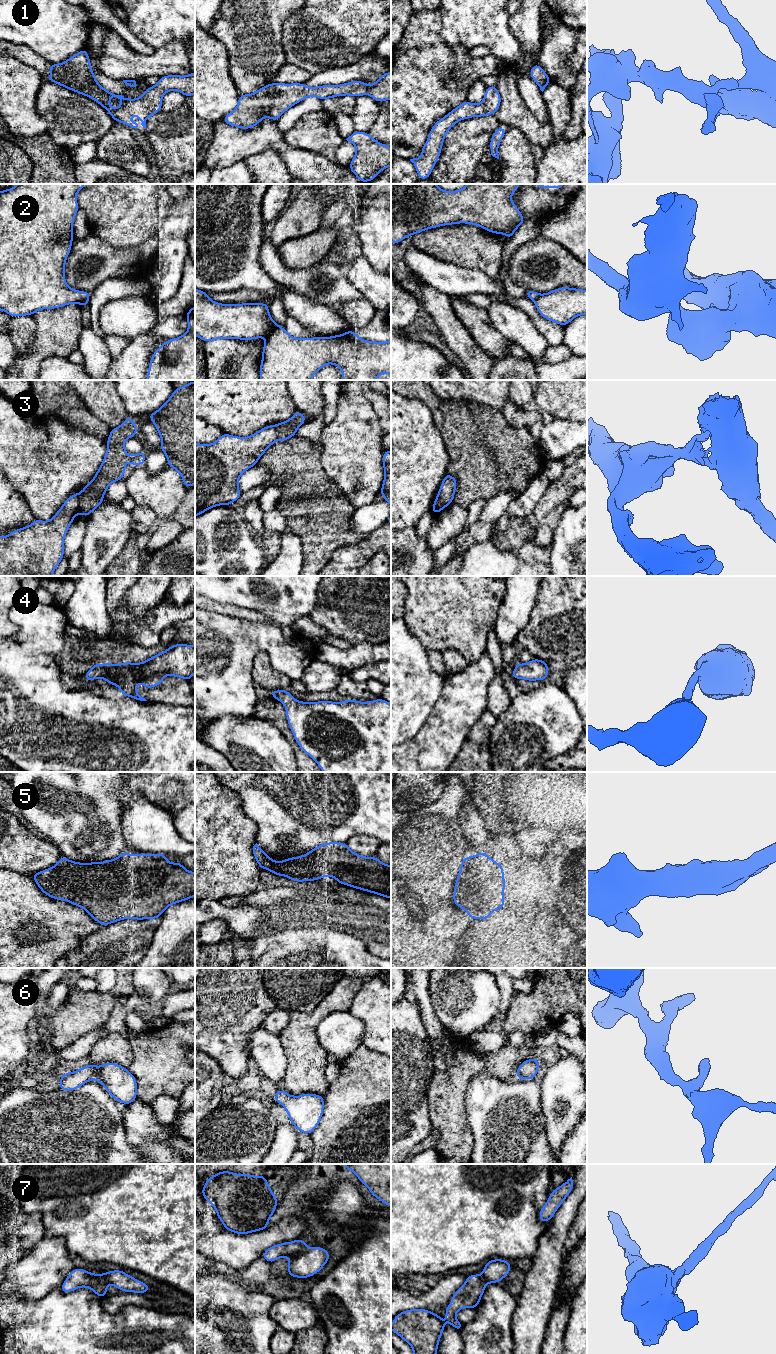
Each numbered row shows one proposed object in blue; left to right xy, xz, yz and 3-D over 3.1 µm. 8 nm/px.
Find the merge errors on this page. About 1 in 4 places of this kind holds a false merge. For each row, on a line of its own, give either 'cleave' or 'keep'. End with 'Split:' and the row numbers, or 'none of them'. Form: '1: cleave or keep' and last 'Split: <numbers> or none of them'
1: keep
2: cleave
3: cleave
4: keep
5: keep
6: keep
7: cleave
Split: 2, 3, 7

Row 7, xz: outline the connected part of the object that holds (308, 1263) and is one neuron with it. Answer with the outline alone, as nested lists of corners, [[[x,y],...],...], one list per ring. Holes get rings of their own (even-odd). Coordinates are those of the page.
[[[313,1246],[291,1257],[287,1274],[294,1278],[309,1278],[317,1274],[329,1261],[330,1254],[322,1247]]]

